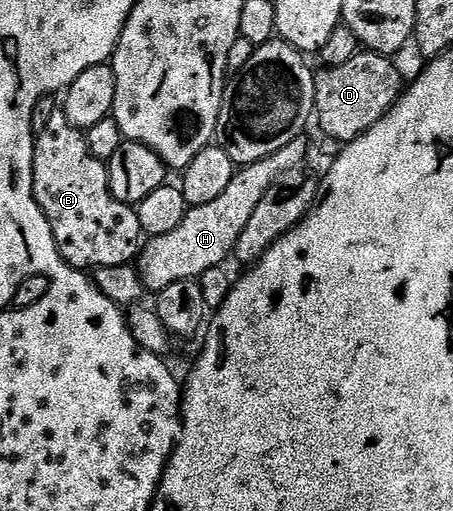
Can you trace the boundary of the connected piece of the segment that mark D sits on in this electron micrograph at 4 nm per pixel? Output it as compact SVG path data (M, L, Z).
M360 50L345 65L324 67L315 72L315 114L319 128L331 140L340 140L346 146L363 136L385 114L405 91L405 80L399 73L396 61L378 52Z

